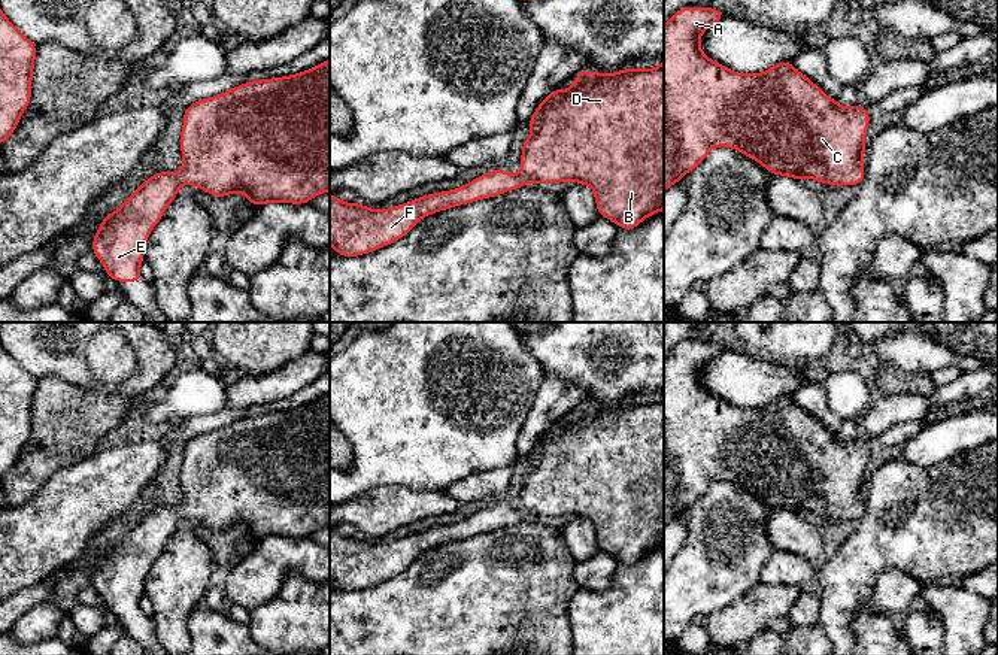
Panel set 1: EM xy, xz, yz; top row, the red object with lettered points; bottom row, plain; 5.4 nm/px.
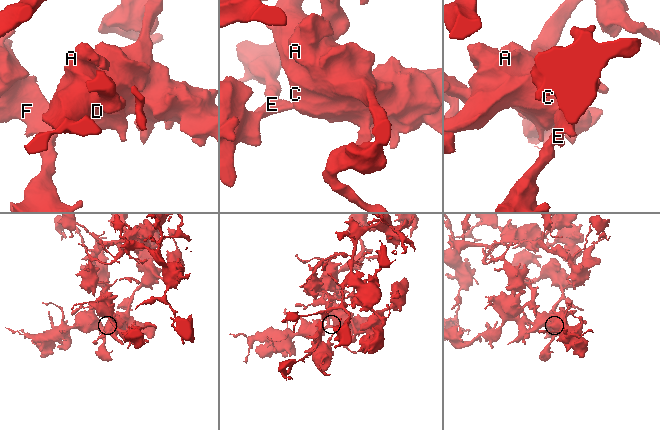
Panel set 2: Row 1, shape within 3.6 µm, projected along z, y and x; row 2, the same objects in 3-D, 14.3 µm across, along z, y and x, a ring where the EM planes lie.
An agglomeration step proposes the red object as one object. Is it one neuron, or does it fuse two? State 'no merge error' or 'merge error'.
no merge error

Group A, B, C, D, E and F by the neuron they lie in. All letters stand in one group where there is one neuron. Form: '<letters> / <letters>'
A B C D E F

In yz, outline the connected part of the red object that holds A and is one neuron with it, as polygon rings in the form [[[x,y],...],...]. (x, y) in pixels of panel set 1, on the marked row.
[[[685,6],[664,24],[664,191],[700,166],[716,146],[737,149],[777,176],[859,187],[865,179],[862,157],[870,125],[868,107],[843,107],[791,61],[780,61],[762,73],[737,73],[710,60],[700,48],[700,37],[724,16],[716,7]]]

